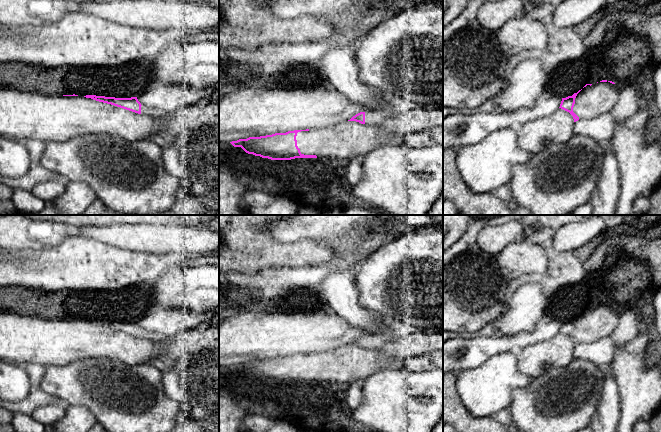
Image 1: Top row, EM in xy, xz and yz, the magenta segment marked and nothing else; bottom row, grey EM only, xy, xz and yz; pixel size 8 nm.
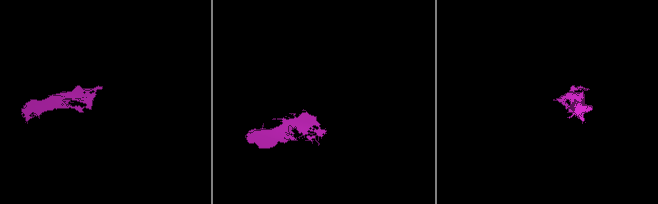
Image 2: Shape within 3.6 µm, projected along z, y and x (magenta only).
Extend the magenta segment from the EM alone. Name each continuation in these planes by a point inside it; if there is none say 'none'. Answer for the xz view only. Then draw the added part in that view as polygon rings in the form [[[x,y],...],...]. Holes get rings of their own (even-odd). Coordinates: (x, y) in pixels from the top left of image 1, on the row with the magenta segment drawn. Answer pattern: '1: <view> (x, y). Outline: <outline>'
1: xz (348, 140). Outline: [[[342,121],[320,129],[301,131],[296,136],[301,154],[351,161],[362,159],[374,149],[398,144],[381,125]]]

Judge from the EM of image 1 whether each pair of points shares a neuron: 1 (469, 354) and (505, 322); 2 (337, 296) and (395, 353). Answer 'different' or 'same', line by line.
1: same
2: different

